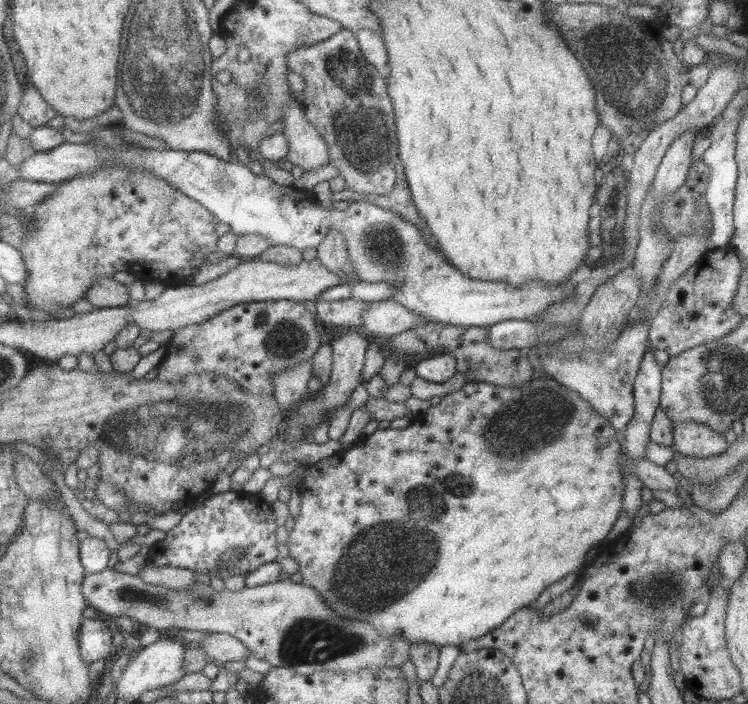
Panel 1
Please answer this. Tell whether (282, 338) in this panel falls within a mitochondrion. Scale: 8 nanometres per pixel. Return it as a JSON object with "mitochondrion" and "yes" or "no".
{"mitochondrion":"yes"}

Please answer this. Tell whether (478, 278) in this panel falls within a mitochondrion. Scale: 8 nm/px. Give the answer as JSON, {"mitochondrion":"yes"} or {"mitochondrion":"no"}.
{"mitochondrion":"no"}

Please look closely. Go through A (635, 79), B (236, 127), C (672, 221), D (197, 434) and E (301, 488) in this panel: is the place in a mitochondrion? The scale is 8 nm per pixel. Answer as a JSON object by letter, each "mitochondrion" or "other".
{"A":"mitochondrion","B":"mitochondrion","C":"mitochondrion","D":"mitochondrion","E":"other"}

